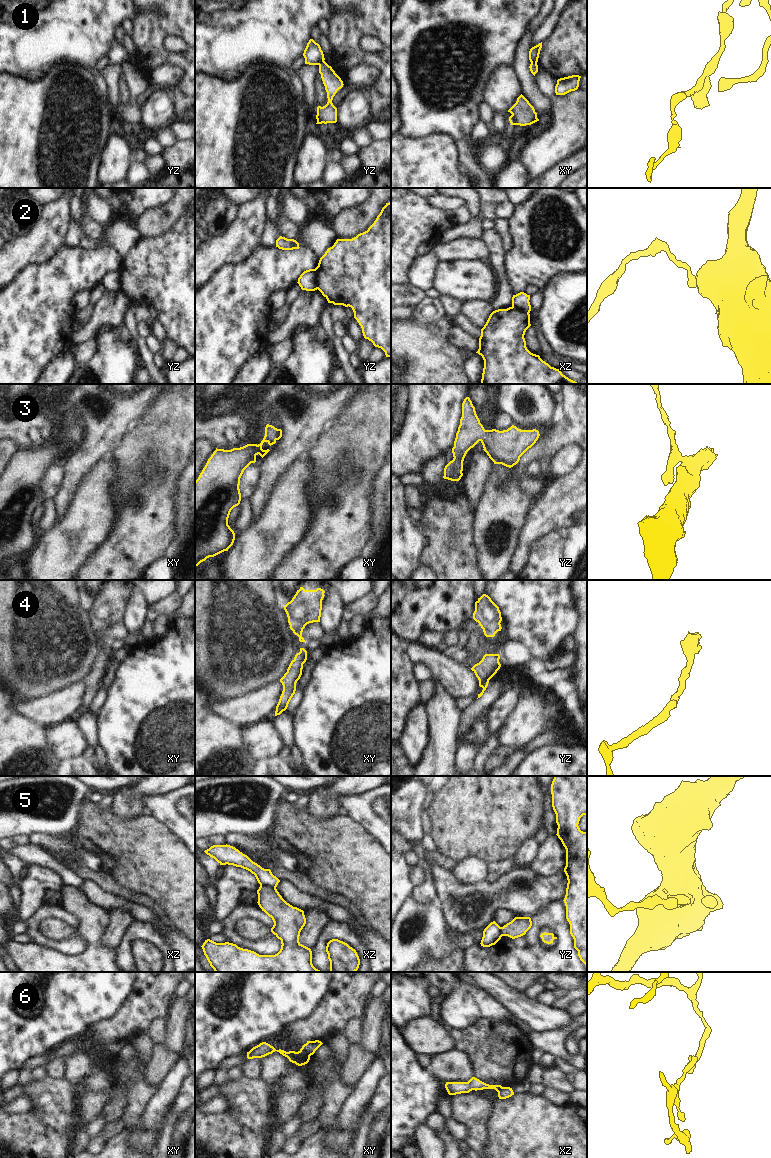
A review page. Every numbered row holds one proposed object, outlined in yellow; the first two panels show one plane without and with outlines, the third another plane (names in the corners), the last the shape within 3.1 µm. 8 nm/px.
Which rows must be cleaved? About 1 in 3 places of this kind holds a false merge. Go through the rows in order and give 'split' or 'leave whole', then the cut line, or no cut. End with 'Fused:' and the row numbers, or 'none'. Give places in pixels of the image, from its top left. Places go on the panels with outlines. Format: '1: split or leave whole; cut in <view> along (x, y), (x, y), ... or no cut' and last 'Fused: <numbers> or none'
1: split; cut in xy along (531, 62), (536, 64)
2: split; cut in yz along (314, 269), (317, 275), (318, 288)
3: leave whole; no cut
4: leave whole; no cut
5: split; cut in xz along (260, 884), (275, 888)
6: split; cut in xy along (301, 1048), (310, 1055)
Fused: 1, 2, 5, 6

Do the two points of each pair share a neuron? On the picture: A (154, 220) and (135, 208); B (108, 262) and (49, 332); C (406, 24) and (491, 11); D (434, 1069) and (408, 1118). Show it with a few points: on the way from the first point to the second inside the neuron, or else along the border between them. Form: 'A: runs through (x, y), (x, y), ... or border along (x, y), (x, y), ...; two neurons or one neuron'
A: border along (166, 204), (149, 209), (136, 225); two neurons
B: runs through (87, 267), (51, 303), (49, 311); one neuron
C: runs through (427, 24), (444, 23), (448, 20), (470, 19); one neuron
D: border along (426, 1069), (445, 1083); two neurons

